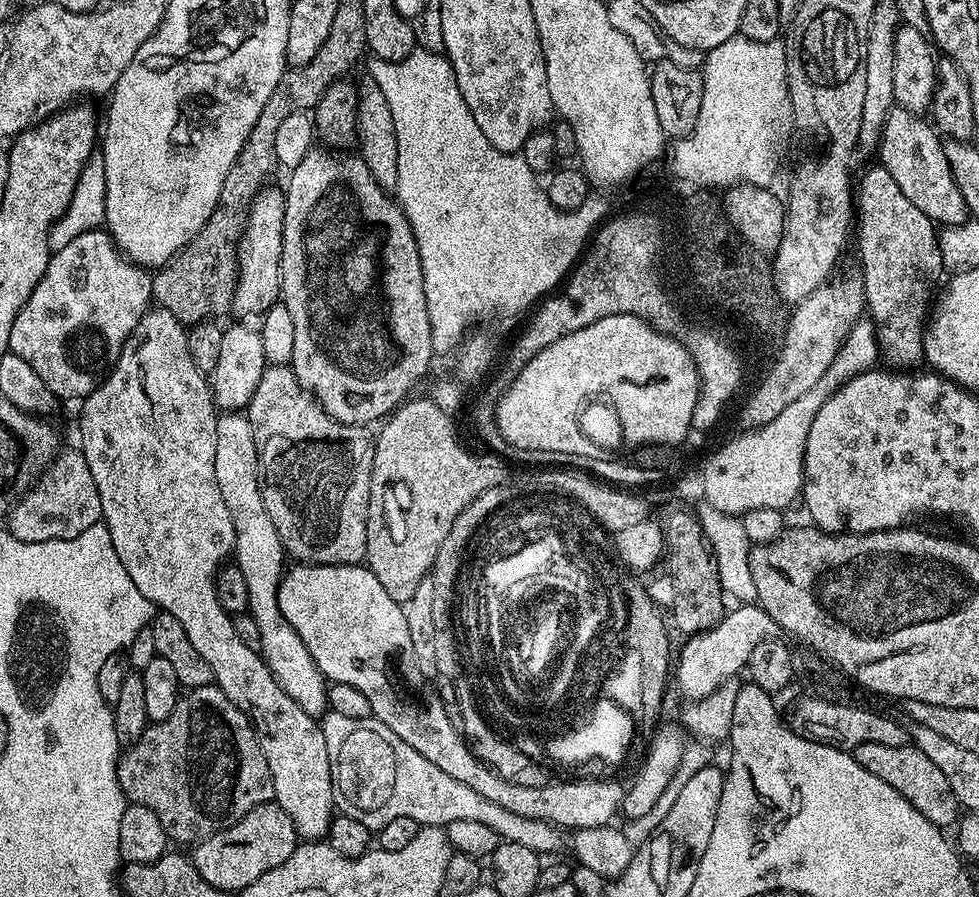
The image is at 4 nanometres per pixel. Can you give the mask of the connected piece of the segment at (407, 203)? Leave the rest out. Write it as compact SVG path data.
M417 50L398 62L386 62L375 58L369 61L367 75L376 83L378 90L386 94L390 114L394 117L394 134L398 138L398 182L394 189L394 196L400 207L404 209L406 218L410 222L410 230L414 230L414 242L418 242L418 258L422 262L422 282L426 290L426 310L430 314L432 351L436 354L448 351L451 353L459 349L462 341L469 335L468 327L478 323L479 320L486 319L491 312L505 312L508 316L516 316L524 311L527 313L537 301L547 297L553 290L559 289L565 277L577 267L598 225L609 215L608 204L602 197L596 196L600 194L592 194L577 208L565 210L554 207L541 181L540 184L536 181L539 180L537 173L532 172L530 166L526 166L523 155L500 152L494 146L490 146L486 134L482 134L478 122L474 122L474 114L470 114L470 106L466 106L466 98L462 98L462 90L458 90L458 82L454 78L454 70L447 56L438 52Z

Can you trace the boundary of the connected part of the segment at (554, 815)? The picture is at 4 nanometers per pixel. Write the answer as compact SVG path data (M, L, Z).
M293 563L280 579L276 591L280 613L286 618L288 625L302 638L306 650L310 650L310 658L324 675L325 681L332 684L354 686L362 694L366 694L368 711L375 719L380 720L402 742L414 746L422 758L434 762L438 770L446 770L450 778L458 778L470 790L474 790L482 798L494 802L494 806L502 806L502 810L510 810L510 814L518 814L531 820L547 820L562 830L574 828L602 828L613 823L612 820L621 811L624 803L625 785L616 780L564 780L561 784L549 782L542 786L518 786L514 782L506 782L497 772L482 764L475 752L468 746L457 721L448 717L444 704L427 688L426 678L420 672L420 666L412 657L410 629L406 627L406 614L402 605L394 602L386 590L382 590L382 582L374 578L374 574L366 566L360 564L302 564Z

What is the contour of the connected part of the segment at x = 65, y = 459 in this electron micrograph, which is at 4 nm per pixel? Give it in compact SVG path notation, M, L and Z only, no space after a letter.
M65 447L44 470L44 475L31 489L17 500L6 517L7 531L22 542L46 542L47 540L69 540L78 538L82 530L101 523L104 511L94 486L94 474L86 466L86 458L79 447Z

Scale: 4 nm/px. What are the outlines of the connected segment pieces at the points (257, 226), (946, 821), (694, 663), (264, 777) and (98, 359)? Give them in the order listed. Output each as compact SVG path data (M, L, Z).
M265 186L252 198L244 227L236 245L236 290L231 307L244 312L262 314L280 300L280 263L282 262L282 234L284 233L284 194L278 187Z
M862 742L862 746L854 750L854 755L862 770L870 770L870 774L874 774L874 778L882 778L886 786L894 786L894 790L898 790L898 794L902 794L902 798L906 798L906 802L922 814L922 818L934 822L936 828L948 830L952 823L953 827L961 819L962 806L954 798L950 782L946 782L942 770L938 770L938 766L934 766L934 762L930 762L920 748L911 743L882 746L879 742Z
M744 602L729 611L714 627L698 634L697 639L690 638L679 649L680 661L674 664L674 680L684 696L693 701L710 695L716 688L731 681L731 676L745 671L750 650L758 642L769 639L777 631L777 624L768 611L752 602Z
M215 683L185 691L170 718L149 723L148 729L129 748L132 749L121 755L116 767L125 801L150 806L158 814L158 822L162 822L169 841L191 845L205 840L274 797L270 766L266 766L251 720Z
M93 230L86 234L78 234L78 238L74 238L74 242L70 242L70 246L62 246L62 250L52 252L49 255L46 274L42 274L38 286L34 286L34 294L30 294L26 306L22 306L18 318L14 318L14 330L10 330L8 346L10 351L18 354L18 358L26 358L26 362L30 362L30 366L34 366L38 378L42 378L42 382L46 382L46 386L50 386L52 393L61 401L76 399L76 401L79 401L94 391L105 373L116 363L126 338L132 333L134 326L138 326L138 322L144 317L145 312L149 311L152 303L152 276L149 269L141 268L139 264L133 264L127 256L123 255L120 249L113 244L107 231Z

